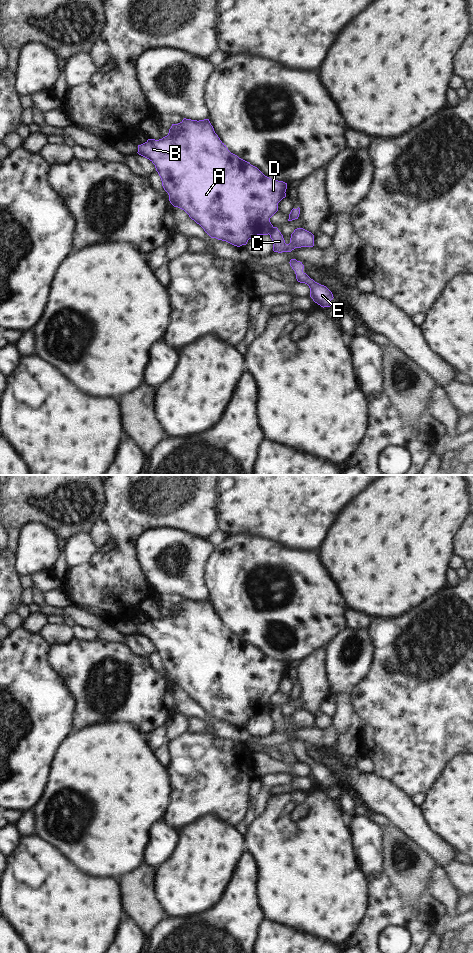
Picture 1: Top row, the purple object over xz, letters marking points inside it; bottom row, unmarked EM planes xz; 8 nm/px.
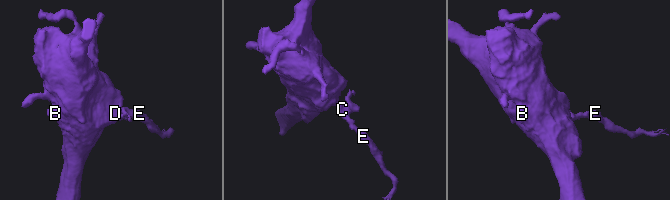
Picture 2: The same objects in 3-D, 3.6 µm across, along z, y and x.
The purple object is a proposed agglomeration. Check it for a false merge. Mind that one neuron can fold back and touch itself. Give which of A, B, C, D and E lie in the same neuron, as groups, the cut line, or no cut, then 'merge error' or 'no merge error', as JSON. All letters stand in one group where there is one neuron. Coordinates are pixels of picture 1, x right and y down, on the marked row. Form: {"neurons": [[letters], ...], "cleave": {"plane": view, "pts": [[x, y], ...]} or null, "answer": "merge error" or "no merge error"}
{"neurons": [["A", "B", "D"], ["C", "E"]], "cleave": {"plane": "xz", "pts": [[273, 227], [268, 233]]}, "answer": "merge error"}

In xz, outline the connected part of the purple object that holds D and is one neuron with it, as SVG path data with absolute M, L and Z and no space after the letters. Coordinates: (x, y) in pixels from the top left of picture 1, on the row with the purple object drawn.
M184 118L180 123L172 124L168 135L162 139L148 139L145 143L138 145L137 153L149 159L155 165L156 171L161 178L162 186L169 195L170 203L174 207L184 210L211 238L226 241L234 246L240 247L246 245L248 240L252 237L257 235L268 235L272 230L273 225L270 222L270 218L278 211L278 203L286 197L285 192L287 189L287 183L265 176L257 167L231 153L215 133L209 119L197 121Z

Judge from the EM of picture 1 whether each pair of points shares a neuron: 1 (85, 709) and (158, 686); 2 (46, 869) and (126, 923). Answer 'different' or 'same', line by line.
1: same
2: different

